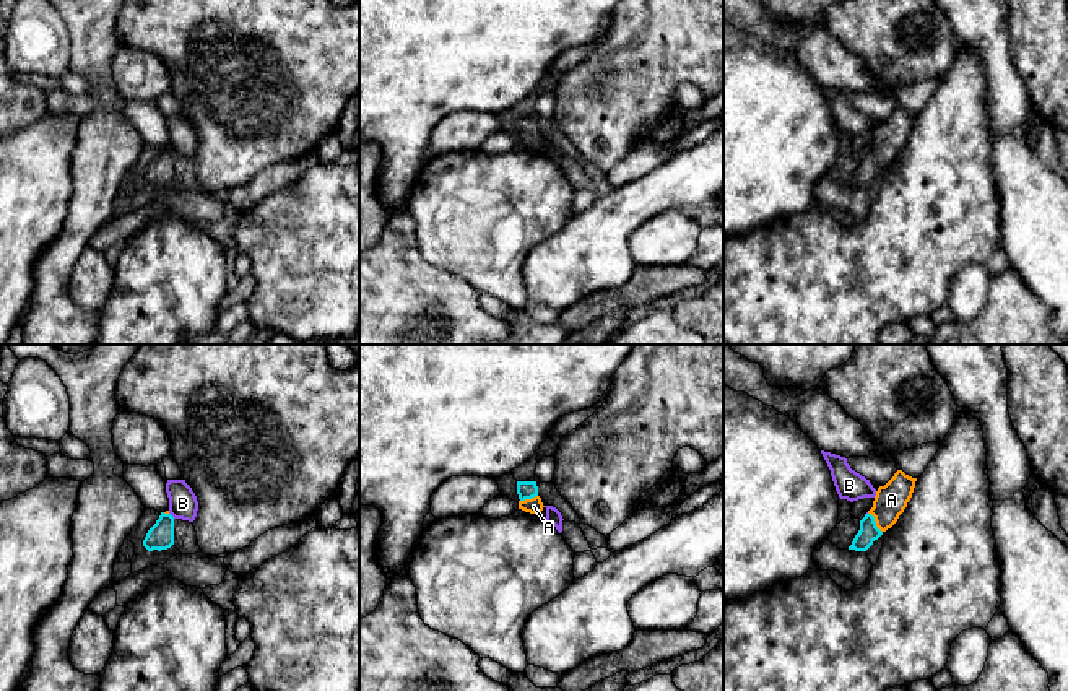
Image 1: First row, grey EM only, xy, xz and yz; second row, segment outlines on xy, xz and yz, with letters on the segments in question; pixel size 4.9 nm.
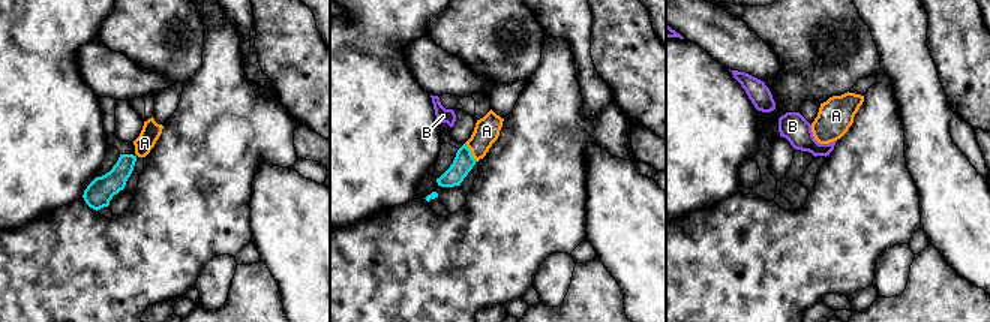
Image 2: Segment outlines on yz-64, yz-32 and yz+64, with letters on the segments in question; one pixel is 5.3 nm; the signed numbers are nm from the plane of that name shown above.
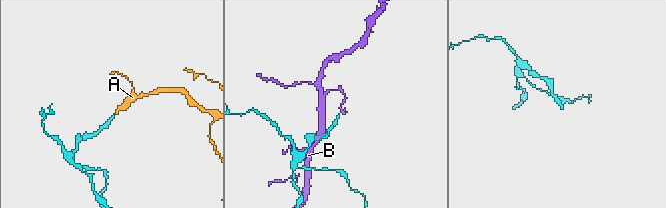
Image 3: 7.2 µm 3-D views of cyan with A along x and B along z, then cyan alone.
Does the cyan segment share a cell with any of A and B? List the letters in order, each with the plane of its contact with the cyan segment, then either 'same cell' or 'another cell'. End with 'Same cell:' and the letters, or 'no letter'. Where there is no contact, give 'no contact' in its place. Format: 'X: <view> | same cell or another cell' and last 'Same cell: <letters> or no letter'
A: yz | same cell
B: xy | another cell
Same cell: A

